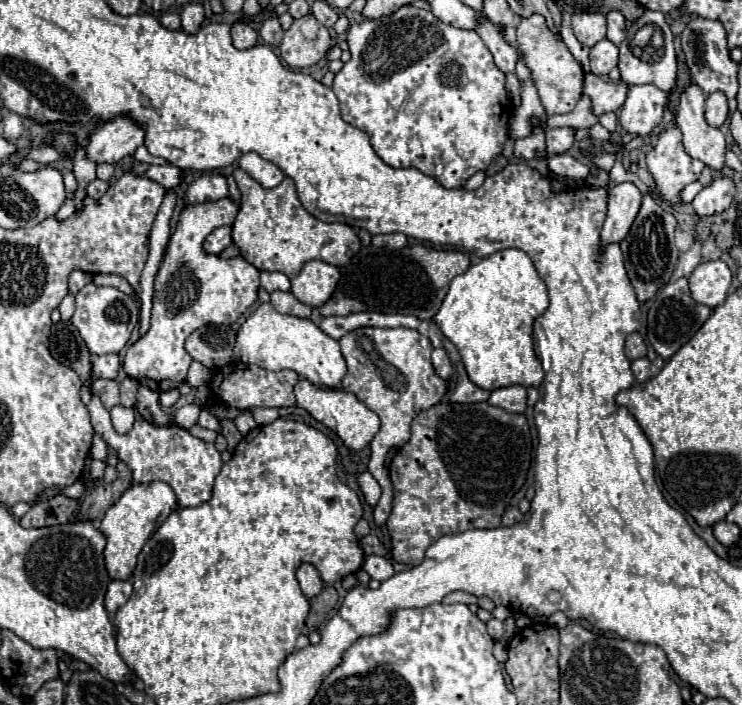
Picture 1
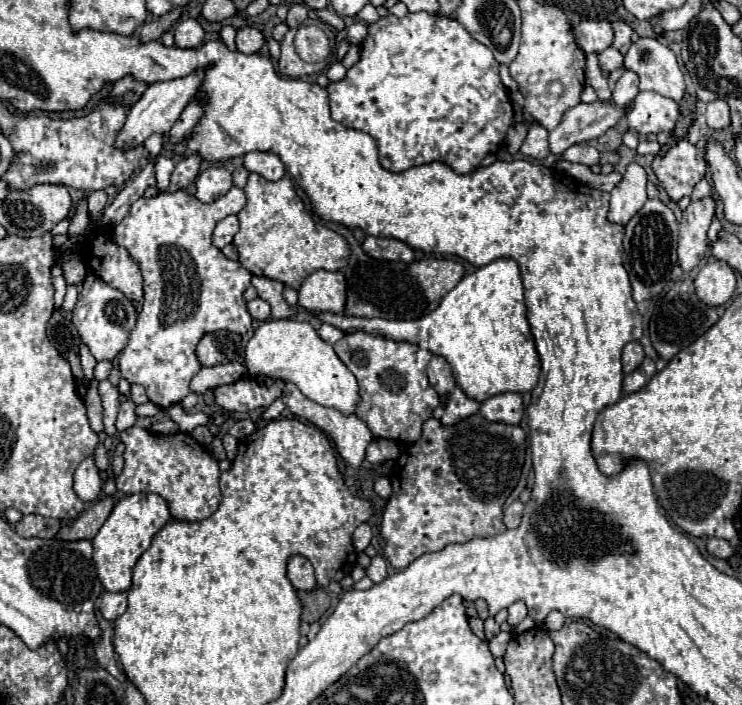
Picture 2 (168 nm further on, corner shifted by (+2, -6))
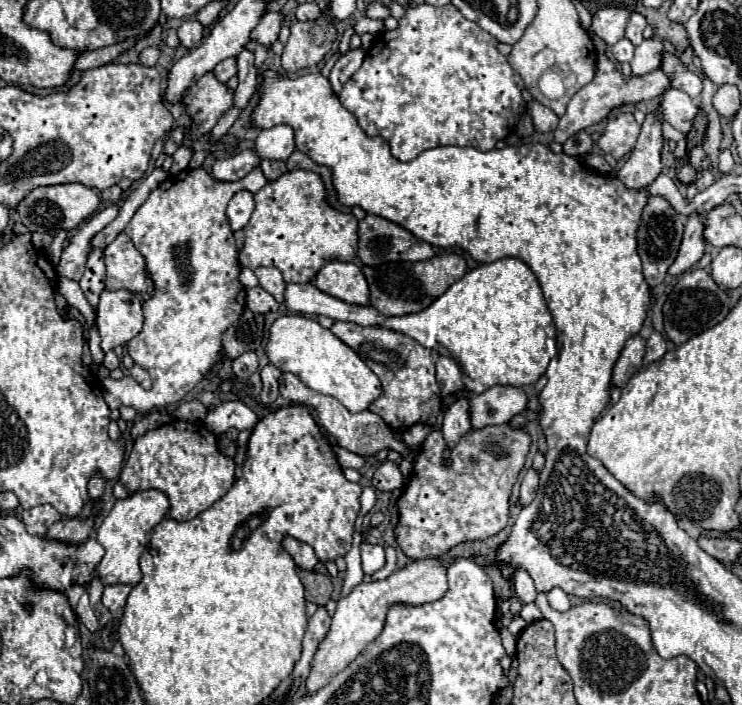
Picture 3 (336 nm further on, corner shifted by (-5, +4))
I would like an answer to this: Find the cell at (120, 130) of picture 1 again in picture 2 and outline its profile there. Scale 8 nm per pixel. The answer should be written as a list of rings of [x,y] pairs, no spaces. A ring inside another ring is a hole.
[[[198,69],[192,75],[186,75],[186,77],[180,77],[180,79],[160,81],[160,83],[148,85],[148,89],[144,91],[142,99],[128,113],[126,123],[124,123],[118,139],[116,139],[116,147],[118,149],[130,149],[130,147],[146,141],[152,133],[166,133],[166,131],[170,131],[172,123],[176,123],[176,119],[180,117],[180,111],[184,111],[184,107],[188,105],[188,101],[192,99],[196,89],[200,87],[202,79],[204,79],[204,71]]]

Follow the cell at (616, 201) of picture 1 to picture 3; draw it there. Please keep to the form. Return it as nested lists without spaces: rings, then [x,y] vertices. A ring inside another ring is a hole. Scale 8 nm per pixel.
[[[647,115],[635,149],[617,171],[617,177],[627,189],[647,189],[655,181],[655,177],[661,173],[661,147],[661,121],[657,115]]]

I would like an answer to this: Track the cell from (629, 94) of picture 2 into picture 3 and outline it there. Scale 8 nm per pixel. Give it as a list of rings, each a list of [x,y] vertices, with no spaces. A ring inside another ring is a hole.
[[[657,37],[645,39],[639,47],[635,47],[635,55],[631,59],[631,75],[643,77],[659,67],[659,53],[663,51],[663,41]]]

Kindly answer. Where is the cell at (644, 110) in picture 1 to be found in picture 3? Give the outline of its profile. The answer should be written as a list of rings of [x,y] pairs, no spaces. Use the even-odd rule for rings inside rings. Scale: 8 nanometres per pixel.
[[[665,89],[663,95],[661,95],[661,103],[657,107],[657,115],[671,123],[677,131],[681,133],[689,133],[691,129],[691,123],[693,123],[693,117],[697,115],[699,111],[699,105],[695,99],[691,99],[687,93],[679,91],[679,89]]]

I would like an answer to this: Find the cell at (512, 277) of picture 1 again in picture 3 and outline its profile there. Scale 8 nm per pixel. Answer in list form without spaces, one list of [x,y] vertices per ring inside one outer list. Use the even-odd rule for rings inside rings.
[[[503,257],[495,263],[475,267],[427,309],[411,315],[381,317],[381,313],[371,305],[345,303],[319,291],[311,283],[287,285],[285,305],[293,313],[327,315],[335,321],[393,329],[417,339],[423,347],[445,351],[459,363],[465,375],[463,383],[473,395],[479,395],[493,385],[523,387],[535,383],[547,371],[551,357],[557,353],[555,327],[543,301],[539,281],[531,269],[515,257]]]

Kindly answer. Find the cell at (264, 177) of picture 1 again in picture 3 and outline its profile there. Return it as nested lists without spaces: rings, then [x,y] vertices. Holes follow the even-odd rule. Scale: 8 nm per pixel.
[[[289,125],[263,129],[255,139],[255,153],[261,159],[287,161],[287,157],[293,151],[295,151],[295,141],[293,141],[293,129]]]

